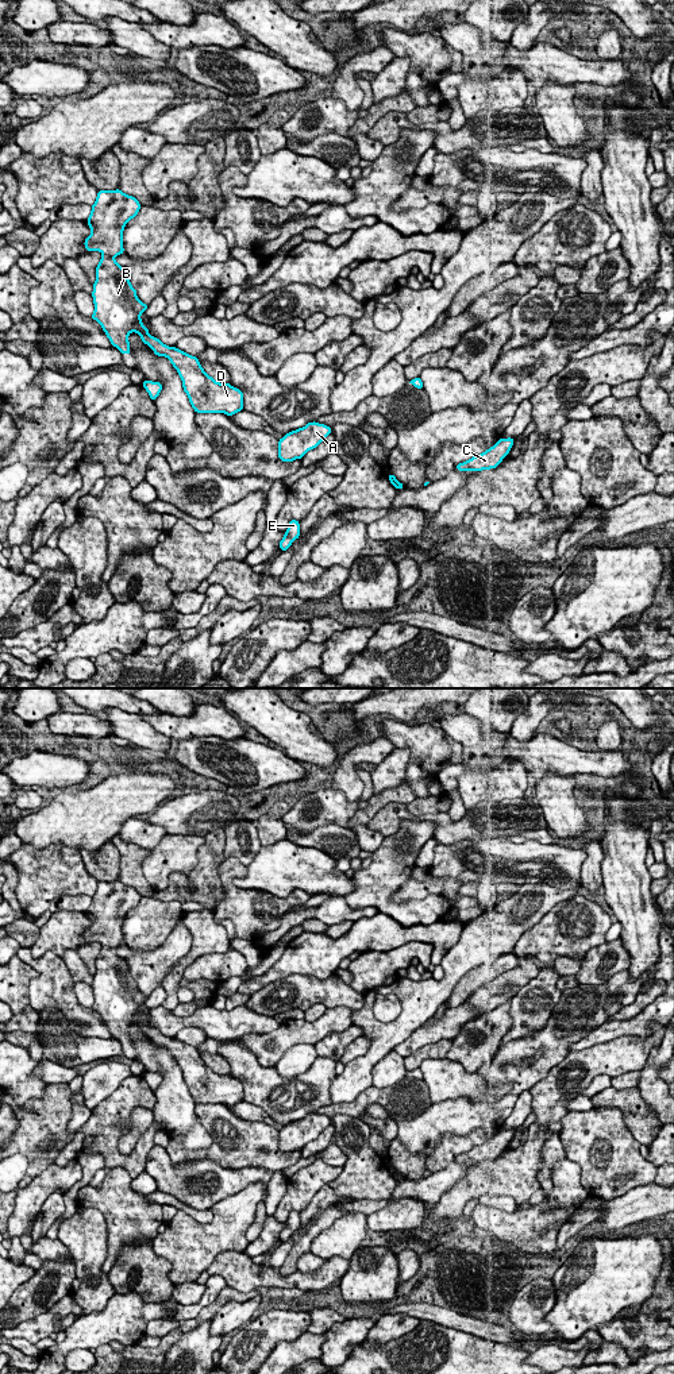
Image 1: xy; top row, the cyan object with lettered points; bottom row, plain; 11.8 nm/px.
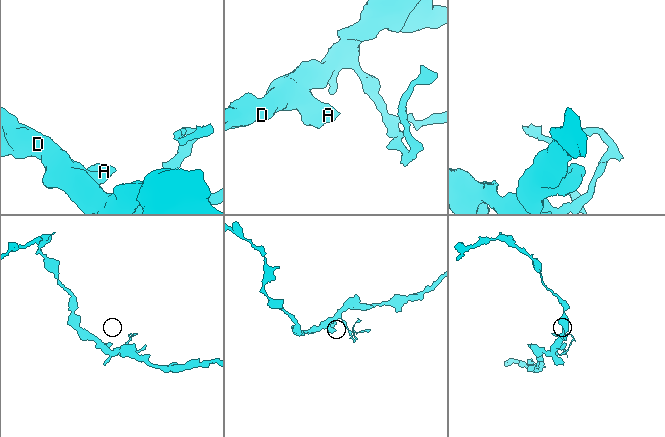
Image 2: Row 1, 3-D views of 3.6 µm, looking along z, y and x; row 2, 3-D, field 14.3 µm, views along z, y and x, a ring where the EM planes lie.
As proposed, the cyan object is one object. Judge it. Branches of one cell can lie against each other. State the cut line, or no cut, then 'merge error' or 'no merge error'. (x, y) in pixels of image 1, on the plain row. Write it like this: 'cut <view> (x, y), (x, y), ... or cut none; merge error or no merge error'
cut xy (389, 1169), (393, 1174); merge error

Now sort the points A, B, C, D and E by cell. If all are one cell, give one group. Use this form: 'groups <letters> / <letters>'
groups A B D E / C

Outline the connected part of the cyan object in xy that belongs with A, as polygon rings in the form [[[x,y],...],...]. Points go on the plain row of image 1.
[[[316,1112],[286,1124],[278,1131],[278,1149],[282,1153],[301,1150],[308,1142],[316,1139],[328,1126],[331,1118]]]

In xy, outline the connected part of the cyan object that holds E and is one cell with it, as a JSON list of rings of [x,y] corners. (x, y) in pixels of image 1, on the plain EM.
[[[290,1211],[285,1227],[280,1232],[280,1240],[286,1242],[292,1236],[292,1234],[300,1228],[300,1223],[300,1213],[296,1211]]]

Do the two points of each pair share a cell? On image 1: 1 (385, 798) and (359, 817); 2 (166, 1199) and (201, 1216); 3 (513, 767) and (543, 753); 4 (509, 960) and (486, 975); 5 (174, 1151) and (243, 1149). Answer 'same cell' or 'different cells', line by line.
1: same cell
2: same cell
3: different cells
4: same cell
5: same cell

